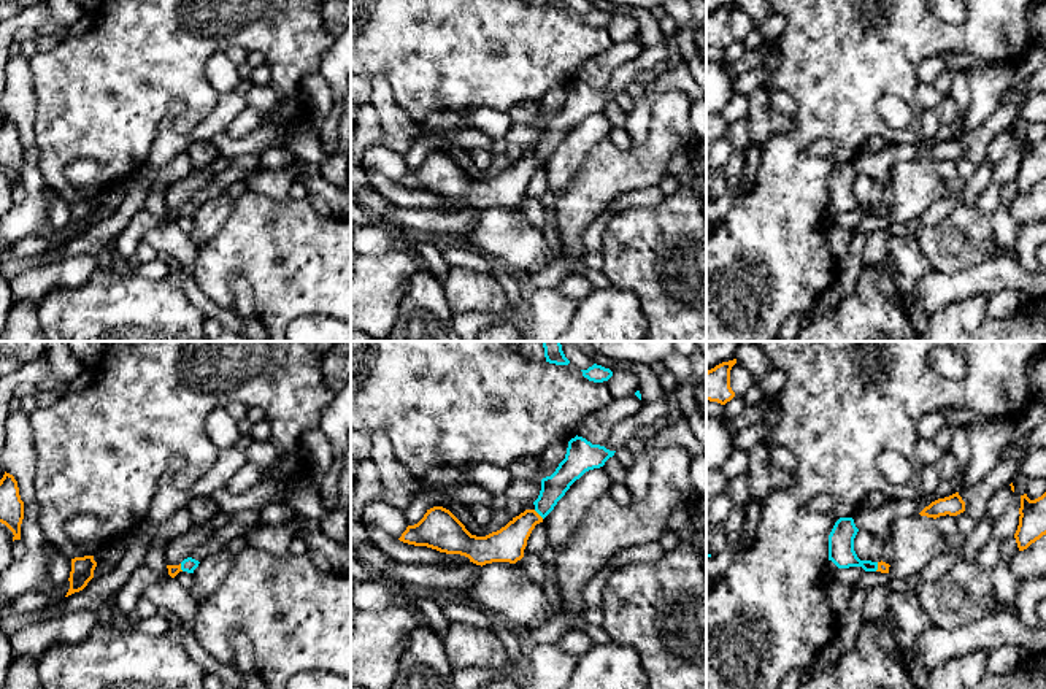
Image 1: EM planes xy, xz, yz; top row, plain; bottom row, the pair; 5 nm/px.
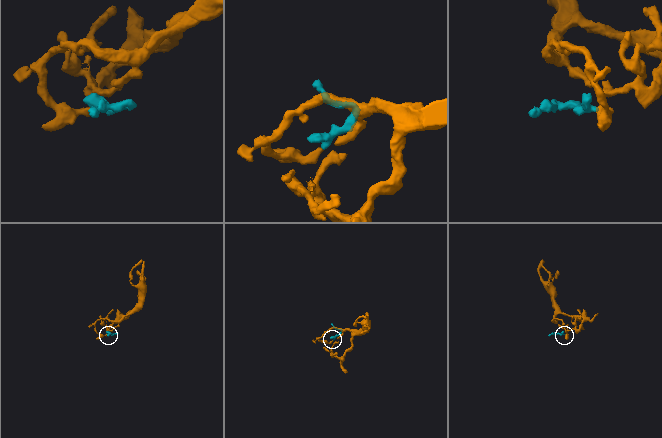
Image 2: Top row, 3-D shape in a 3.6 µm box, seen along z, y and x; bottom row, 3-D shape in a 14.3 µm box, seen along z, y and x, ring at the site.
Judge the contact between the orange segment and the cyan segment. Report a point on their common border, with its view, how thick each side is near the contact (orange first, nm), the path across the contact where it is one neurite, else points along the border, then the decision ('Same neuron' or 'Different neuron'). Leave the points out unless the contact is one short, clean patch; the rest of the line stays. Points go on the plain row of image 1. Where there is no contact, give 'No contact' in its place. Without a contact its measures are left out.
Touches orange at xz (537, 157). Thickness 180 nm (orange) against 130 nm. Path across: xz (507, 189), (537, 157), (553, 132). Same neuron

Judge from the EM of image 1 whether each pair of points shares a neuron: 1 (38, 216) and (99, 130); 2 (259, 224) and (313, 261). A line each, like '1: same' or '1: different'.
1: different
2: same

